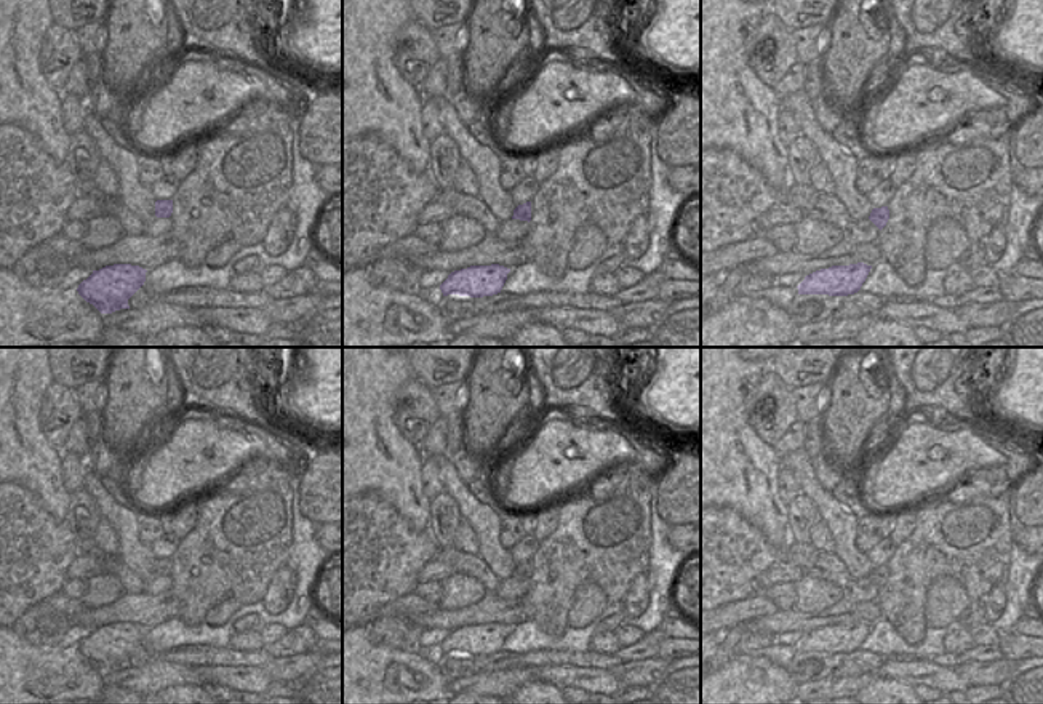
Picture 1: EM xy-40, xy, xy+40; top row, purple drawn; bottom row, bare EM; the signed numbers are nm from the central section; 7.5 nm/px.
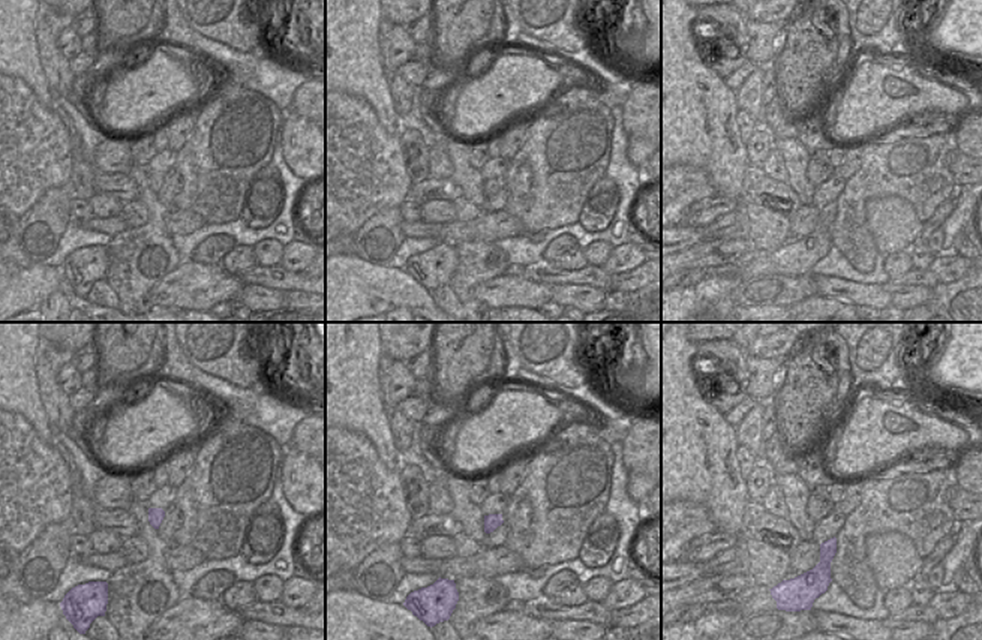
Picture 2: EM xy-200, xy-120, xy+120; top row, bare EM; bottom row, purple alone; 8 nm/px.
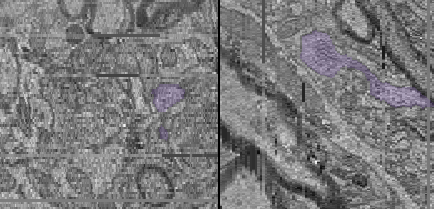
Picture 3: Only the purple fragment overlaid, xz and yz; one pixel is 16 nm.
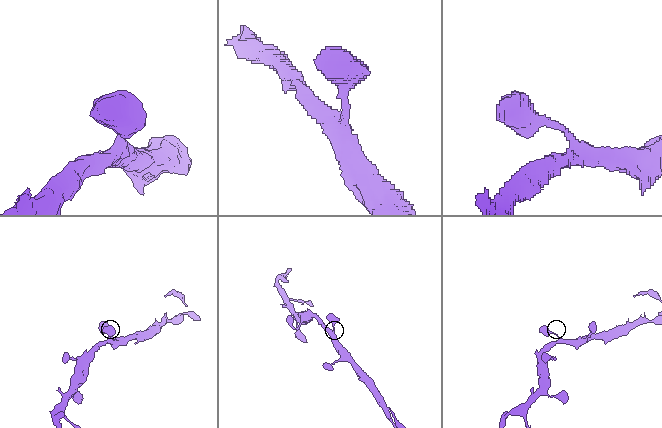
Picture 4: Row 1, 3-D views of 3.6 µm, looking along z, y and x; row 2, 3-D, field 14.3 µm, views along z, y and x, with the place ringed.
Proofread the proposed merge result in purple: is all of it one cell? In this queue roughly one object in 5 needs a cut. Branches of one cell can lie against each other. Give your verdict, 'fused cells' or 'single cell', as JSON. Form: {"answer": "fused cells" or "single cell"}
{"answer": "single cell"}

